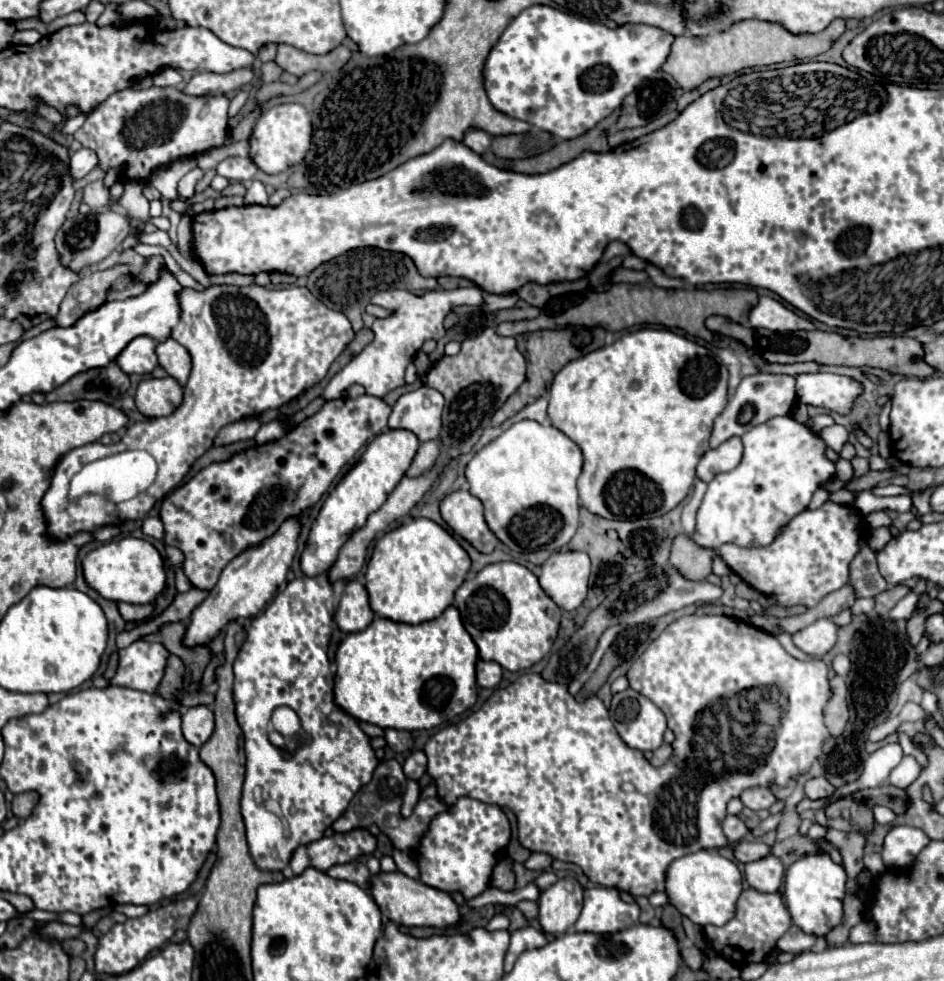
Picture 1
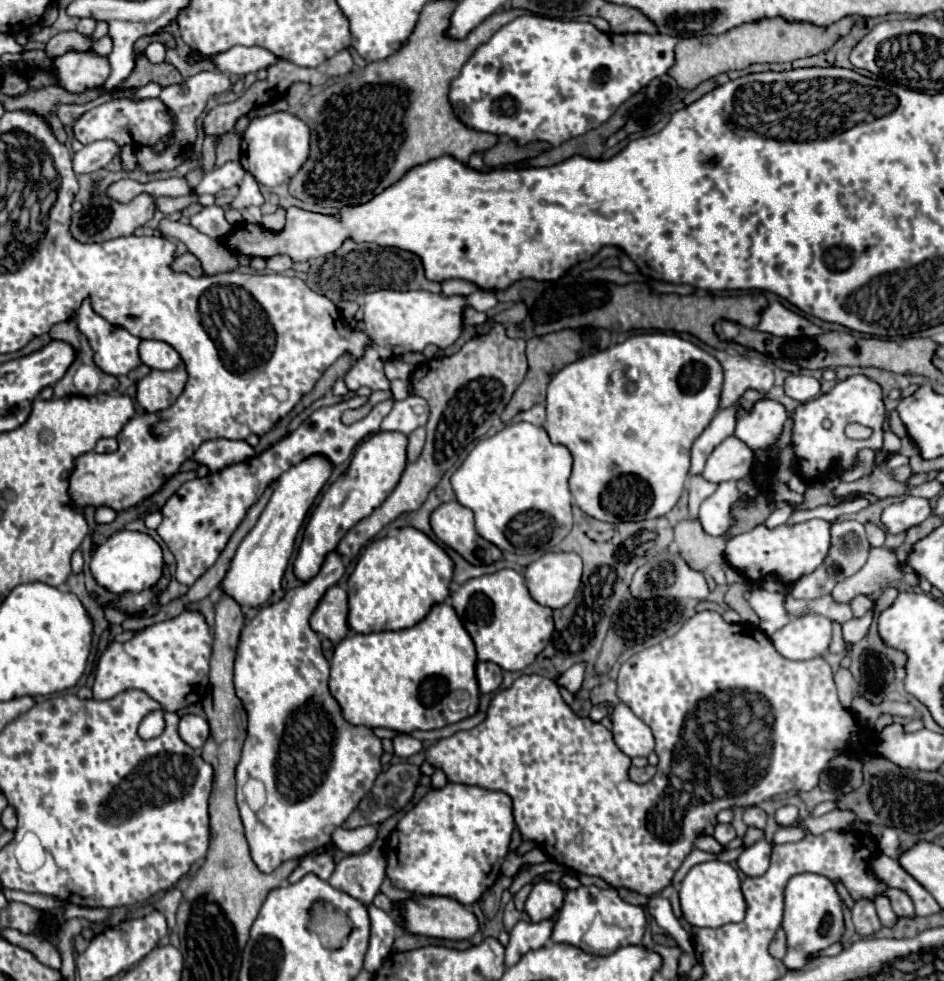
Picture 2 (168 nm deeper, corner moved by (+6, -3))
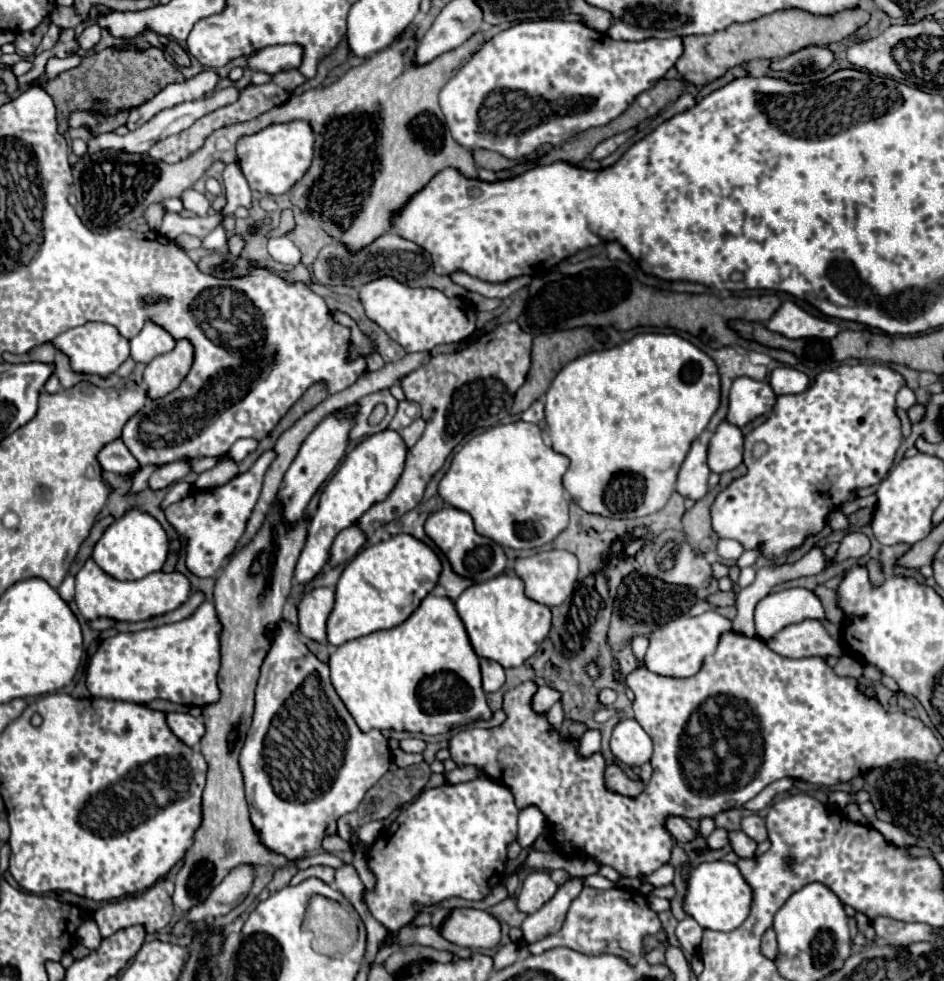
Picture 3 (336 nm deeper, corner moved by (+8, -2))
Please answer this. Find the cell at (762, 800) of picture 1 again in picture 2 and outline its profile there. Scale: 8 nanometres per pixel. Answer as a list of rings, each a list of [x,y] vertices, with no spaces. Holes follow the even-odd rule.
[[[748,806],[748,808],[744,808],[744,822],[748,826],[764,828],[766,826],[766,812],[760,806]]]

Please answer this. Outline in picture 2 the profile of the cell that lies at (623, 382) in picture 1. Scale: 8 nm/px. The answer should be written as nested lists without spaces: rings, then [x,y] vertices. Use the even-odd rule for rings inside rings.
[[[634,334],[622,344],[564,366],[548,384],[544,428],[550,440],[564,444],[574,458],[570,492],[576,506],[602,522],[650,520],[668,514],[682,494],[690,448],[718,412],[720,390],[720,362],[676,334]]]

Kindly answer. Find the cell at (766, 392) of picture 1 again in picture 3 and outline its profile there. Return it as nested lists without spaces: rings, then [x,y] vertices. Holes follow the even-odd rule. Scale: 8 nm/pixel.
[[[696,439],[692,443],[692,447],[680,467],[678,481],[676,481],[676,491],[682,497],[698,501],[708,493],[710,469],[706,465],[706,449],[708,449],[708,445],[702,439]]]

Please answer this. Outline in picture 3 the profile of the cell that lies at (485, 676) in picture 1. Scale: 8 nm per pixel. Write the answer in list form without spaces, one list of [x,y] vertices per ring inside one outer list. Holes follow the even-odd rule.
[[[482,659],[480,667],[482,667],[484,692],[492,693],[498,691],[504,685],[504,667],[500,667],[500,663],[490,661],[490,659]]]

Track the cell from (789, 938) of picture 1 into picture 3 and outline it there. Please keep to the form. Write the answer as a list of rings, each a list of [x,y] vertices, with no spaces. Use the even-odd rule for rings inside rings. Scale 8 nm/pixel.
[[[768,929],[762,937],[762,955],[768,959],[776,957],[776,933],[774,933],[774,929]]]

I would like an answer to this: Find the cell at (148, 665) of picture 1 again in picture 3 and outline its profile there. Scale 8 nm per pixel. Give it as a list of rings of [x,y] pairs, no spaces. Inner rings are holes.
[[[206,601],[198,611],[178,623],[144,629],[136,633],[118,633],[100,643],[86,671],[86,687],[92,697],[148,703],[152,699],[168,699],[180,705],[212,705],[220,699],[220,633],[214,603]]]

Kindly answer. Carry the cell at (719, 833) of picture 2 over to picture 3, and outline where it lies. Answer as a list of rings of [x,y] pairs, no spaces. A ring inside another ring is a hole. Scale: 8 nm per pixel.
[[[714,829],[714,833],[708,837],[708,849],[722,849],[728,845],[728,833],[724,829]]]

